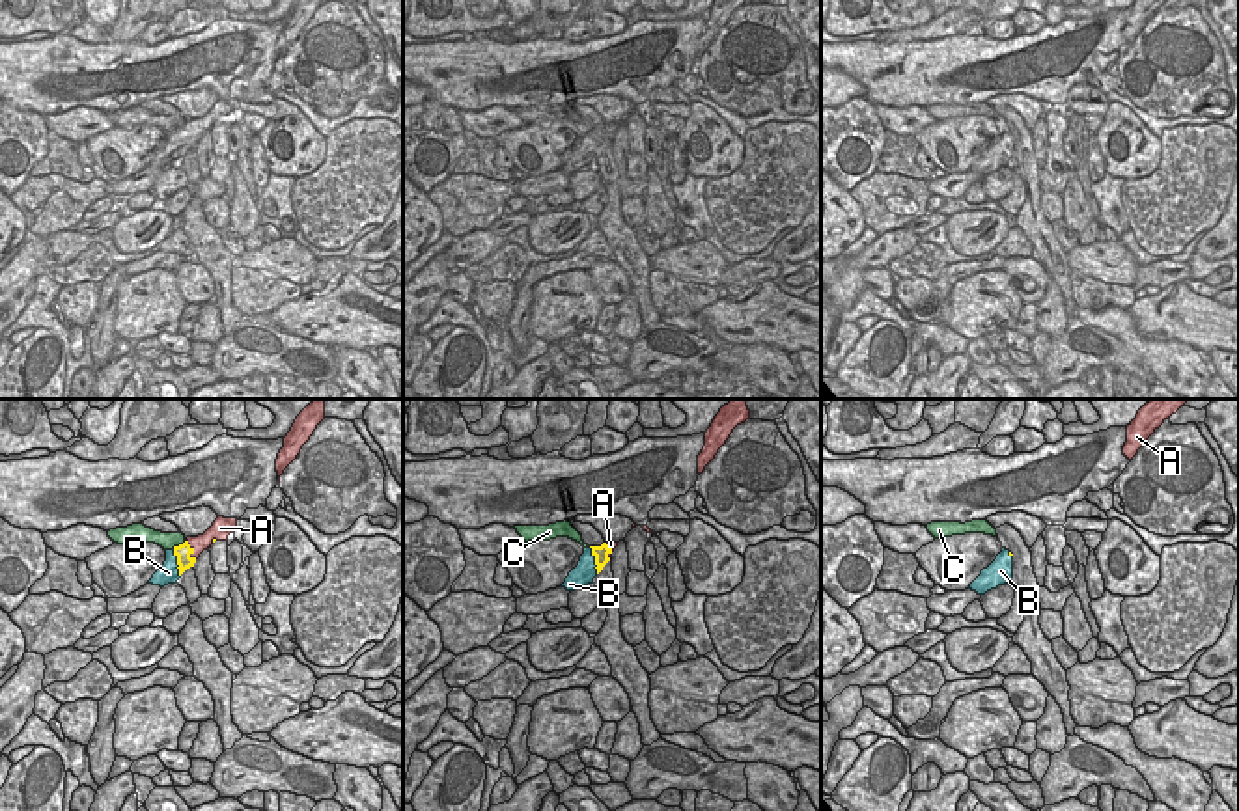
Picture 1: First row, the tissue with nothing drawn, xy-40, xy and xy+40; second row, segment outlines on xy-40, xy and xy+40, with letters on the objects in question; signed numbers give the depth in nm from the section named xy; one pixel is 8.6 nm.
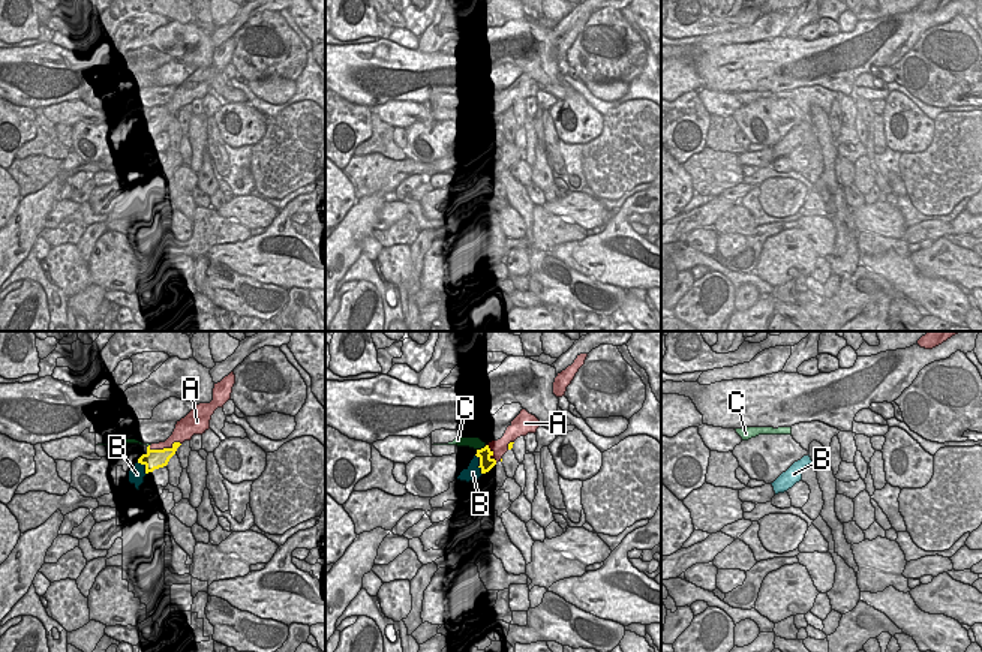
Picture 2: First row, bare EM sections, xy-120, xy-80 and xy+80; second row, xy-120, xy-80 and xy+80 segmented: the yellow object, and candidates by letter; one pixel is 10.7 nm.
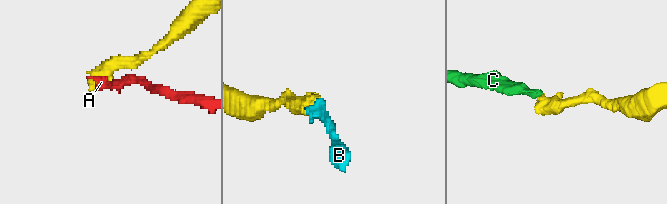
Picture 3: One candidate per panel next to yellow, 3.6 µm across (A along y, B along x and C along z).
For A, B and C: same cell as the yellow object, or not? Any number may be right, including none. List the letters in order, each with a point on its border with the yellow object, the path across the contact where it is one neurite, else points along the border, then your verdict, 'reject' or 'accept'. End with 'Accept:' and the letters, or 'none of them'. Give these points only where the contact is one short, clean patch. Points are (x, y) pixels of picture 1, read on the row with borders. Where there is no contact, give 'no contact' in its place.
A: meets yellow in xy-40 at (191, 549); border along xy-40 (185, 539), (196, 558); reject
B: meets yellow in xy-40 at (178, 563); reject
C: meets yellow in xy-40 at (180, 545); runs through xy-40 (183, 550), (180, 545), (167, 541); accept
Accept: C

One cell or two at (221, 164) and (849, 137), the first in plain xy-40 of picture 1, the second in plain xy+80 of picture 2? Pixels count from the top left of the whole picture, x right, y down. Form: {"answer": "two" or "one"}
{"answer": "one"}

